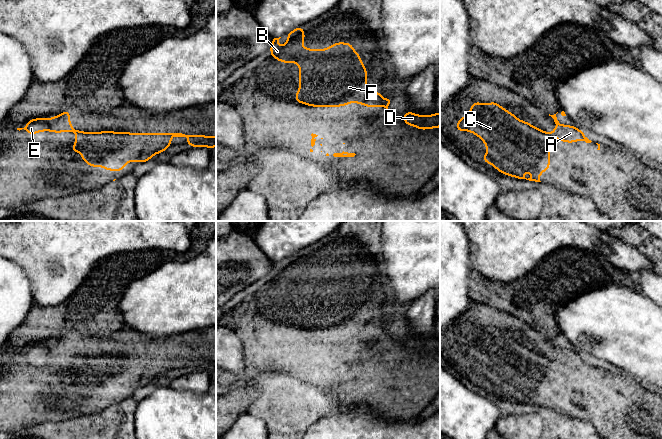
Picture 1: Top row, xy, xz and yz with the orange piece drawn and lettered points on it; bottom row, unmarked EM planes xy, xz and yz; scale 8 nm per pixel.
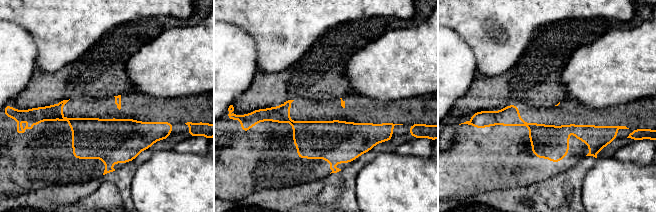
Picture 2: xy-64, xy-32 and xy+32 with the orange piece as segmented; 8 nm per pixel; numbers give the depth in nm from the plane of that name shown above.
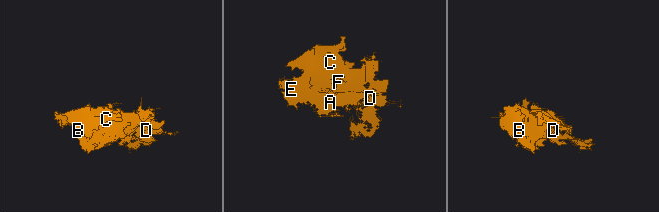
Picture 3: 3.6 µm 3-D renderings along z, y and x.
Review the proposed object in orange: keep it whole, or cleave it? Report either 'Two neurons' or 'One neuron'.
One neuron

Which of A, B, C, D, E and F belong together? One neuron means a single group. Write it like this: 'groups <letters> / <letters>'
groups A B C D E F

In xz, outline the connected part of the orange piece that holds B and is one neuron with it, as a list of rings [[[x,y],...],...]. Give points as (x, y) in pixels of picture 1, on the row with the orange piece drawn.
[[[303,25],[284,35],[289,38],[285,46],[279,46],[279,38],[274,38],[269,48],[272,59],[280,63],[299,64],[299,90],[295,102],[311,107],[346,107],[348,103],[362,104],[364,107],[384,107],[388,110],[390,100],[381,96],[381,91],[370,91],[367,88],[367,68],[359,57],[360,52],[353,50],[353,44],[342,41],[326,49],[303,48],[305,31]]]

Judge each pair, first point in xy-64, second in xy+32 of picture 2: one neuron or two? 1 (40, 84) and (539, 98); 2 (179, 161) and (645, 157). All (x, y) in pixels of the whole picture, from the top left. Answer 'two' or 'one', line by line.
1: one
2: two

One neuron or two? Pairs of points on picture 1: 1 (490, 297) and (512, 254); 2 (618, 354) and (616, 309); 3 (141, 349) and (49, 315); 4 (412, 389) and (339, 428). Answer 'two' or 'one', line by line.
1: two
2: one
3: two
4: two

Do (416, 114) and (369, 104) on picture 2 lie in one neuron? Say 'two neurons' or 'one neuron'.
one neuron

